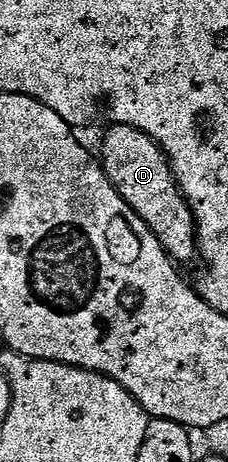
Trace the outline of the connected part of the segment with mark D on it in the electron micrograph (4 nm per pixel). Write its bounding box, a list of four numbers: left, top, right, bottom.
[98,124,198,263]

